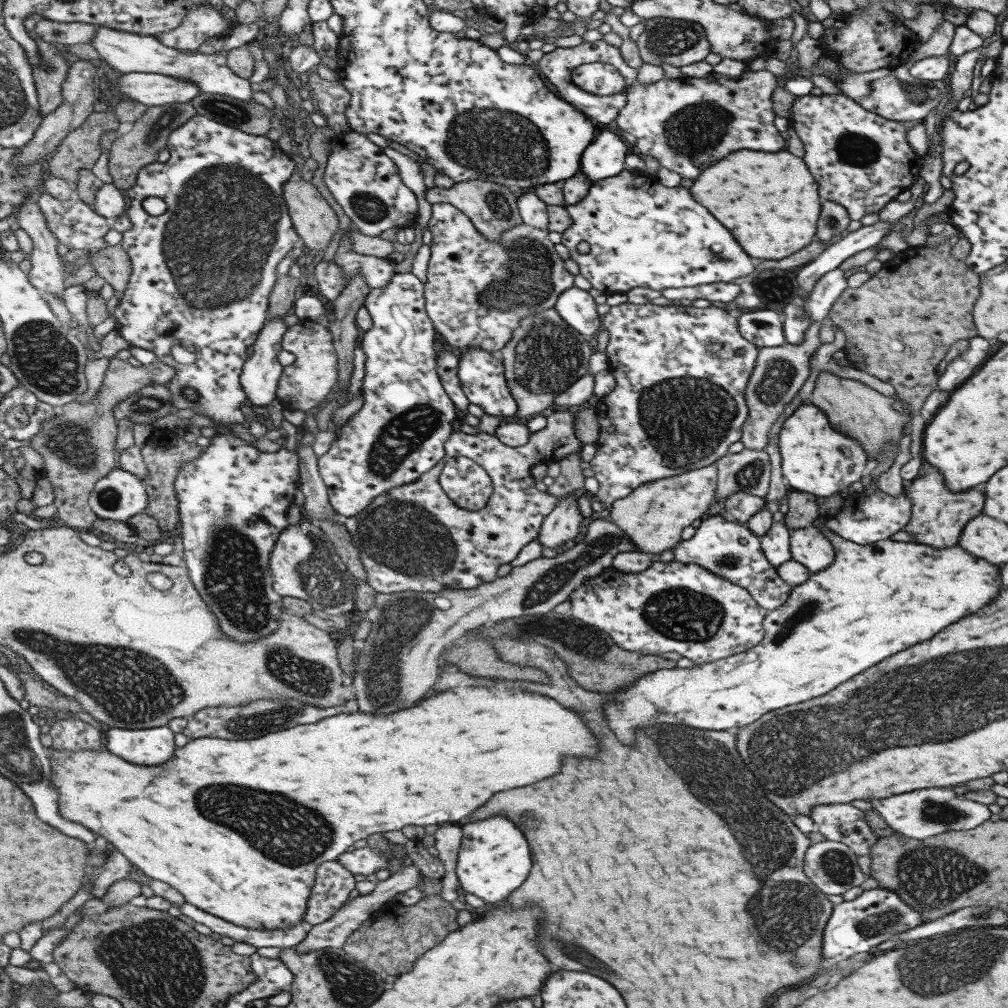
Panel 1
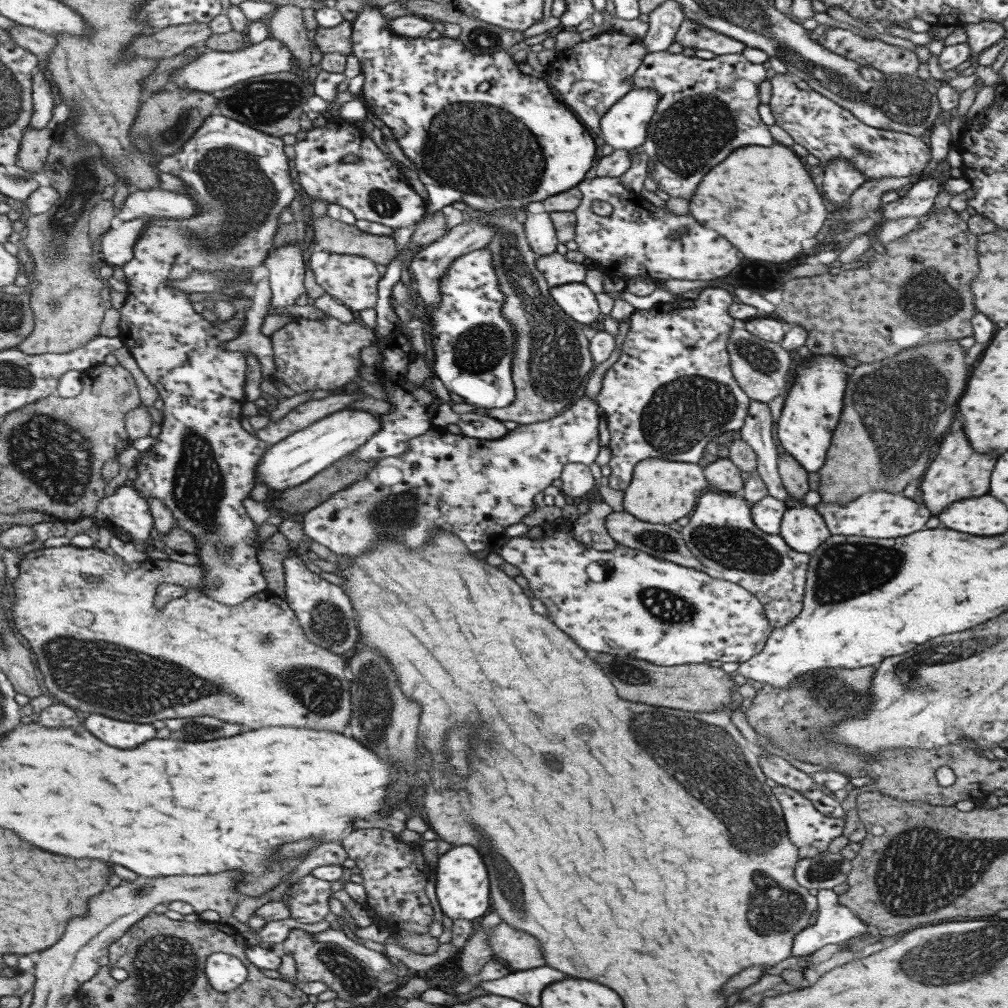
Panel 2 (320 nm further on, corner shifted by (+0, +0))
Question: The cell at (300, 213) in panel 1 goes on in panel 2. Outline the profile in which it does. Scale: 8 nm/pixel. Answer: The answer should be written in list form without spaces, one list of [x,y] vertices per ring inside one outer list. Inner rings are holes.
[[[326,214],[312,219],[316,250],[331,254],[364,256],[375,264],[389,264],[398,255],[391,235],[377,236],[361,232],[354,224],[348,225],[329,218]]]

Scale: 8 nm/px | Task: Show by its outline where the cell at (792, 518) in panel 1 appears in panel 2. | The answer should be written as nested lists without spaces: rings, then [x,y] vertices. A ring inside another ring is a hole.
[[[788,452],[777,456],[776,469],[787,495],[801,501],[809,491],[806,470]]]

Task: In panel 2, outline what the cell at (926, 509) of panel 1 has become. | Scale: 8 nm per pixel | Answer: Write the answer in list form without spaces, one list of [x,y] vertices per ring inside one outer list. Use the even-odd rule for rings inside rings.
[[[963,430],[947,434],[937,450],[937,456],[931,460],[919,479],[918,490],[921,491],[922,504],[932,516],[937,516],[941,513],[939,510],[943,510],[951,502],[985,494],[989,489],[989,474],[995,458],[997,454],[975,454],[975,450],[971,450],[969,442],[963,436]]]

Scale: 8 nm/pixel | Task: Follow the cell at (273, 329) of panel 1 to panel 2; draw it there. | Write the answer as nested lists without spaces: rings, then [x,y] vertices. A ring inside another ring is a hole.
[[[301,245],[271,248],[262,265],[268,274],[271,306],[287,306],[305,293],[303,289],[304,257]]]

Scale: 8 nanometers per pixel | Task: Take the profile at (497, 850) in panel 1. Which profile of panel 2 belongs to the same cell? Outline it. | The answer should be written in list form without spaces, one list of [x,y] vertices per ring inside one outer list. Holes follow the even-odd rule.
[[[455,846],[438,856],[437,866],[432,869],[435,874],[435,897],[441,913],[451,920],[477,920],[491,911],[489,899],[487,867],[474,847]]]

